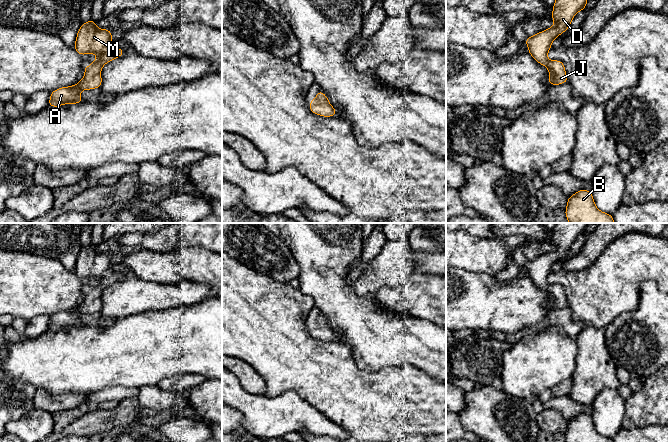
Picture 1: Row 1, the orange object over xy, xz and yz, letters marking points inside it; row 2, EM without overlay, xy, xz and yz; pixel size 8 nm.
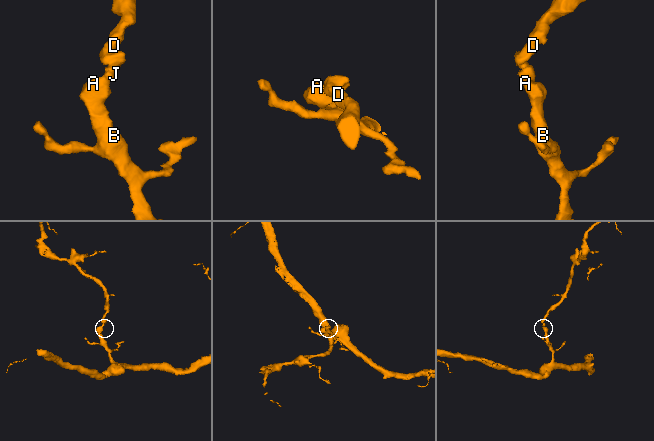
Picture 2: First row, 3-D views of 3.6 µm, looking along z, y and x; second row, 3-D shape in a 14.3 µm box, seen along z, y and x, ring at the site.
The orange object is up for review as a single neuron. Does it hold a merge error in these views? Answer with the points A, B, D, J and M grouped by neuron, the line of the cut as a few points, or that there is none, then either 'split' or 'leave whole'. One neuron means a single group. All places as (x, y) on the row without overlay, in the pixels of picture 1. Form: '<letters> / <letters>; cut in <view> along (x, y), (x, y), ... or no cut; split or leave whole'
A B D J M; no cut; leave whole

